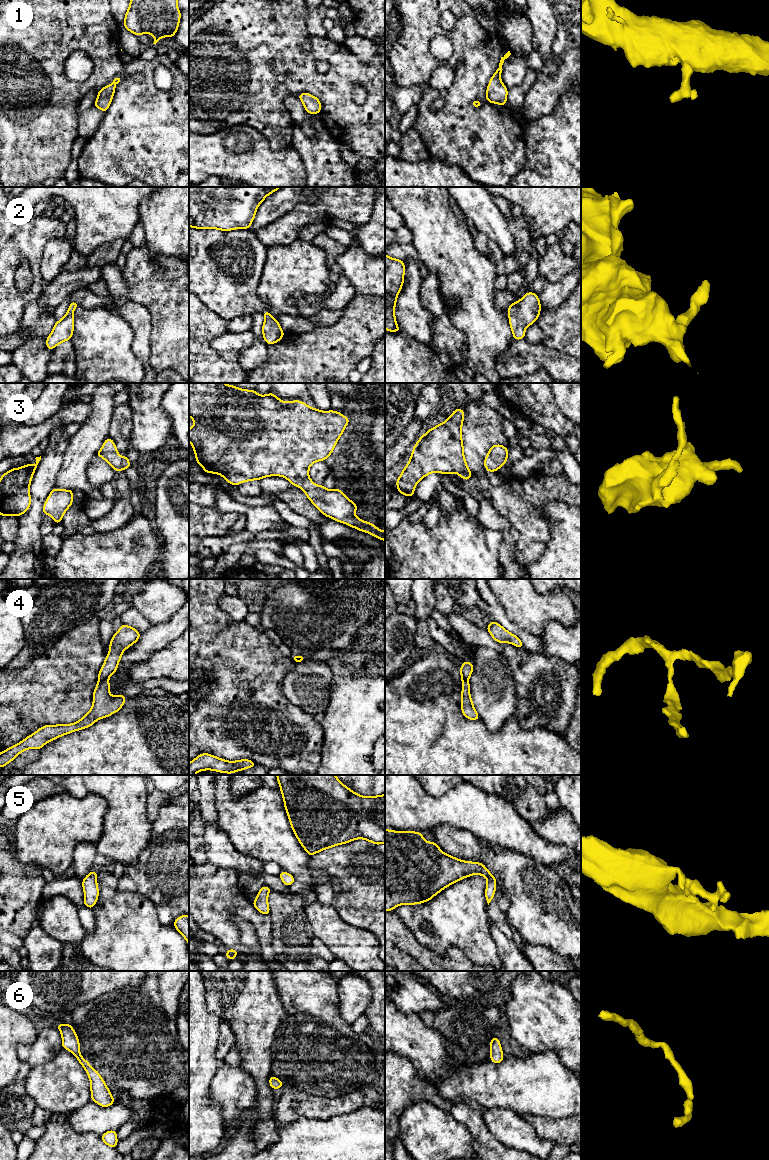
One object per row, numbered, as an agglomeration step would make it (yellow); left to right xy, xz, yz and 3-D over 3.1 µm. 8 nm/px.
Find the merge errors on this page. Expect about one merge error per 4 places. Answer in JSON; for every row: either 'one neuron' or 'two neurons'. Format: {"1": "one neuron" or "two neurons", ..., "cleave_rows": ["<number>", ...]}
{"1": "one neuron", "2": "one neuron", "3": "one neuron", "4": "two neurons", "5": "one neuron", "6": "one neuron", "cleave_rows": ["4"]}

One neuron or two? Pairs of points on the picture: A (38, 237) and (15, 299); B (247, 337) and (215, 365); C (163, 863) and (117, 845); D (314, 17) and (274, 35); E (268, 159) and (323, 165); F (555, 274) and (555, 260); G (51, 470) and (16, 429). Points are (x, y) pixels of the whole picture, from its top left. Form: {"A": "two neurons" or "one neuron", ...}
{"A": "one neuron", "B": "two neurons", "C": "two neurons", "D": "two neurons", "E": "two neurons", "F": "one neuron", "G": "two neurons"}

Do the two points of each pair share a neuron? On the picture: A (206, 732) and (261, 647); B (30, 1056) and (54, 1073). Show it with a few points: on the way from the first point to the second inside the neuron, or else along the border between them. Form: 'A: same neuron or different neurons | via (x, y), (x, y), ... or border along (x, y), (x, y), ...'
A: same neuron | via (224, 711), (233, 695), (247, 681), (247, 668)
B: different neurons | border along (61, 1050), (50, 1060), (31, 1068)

